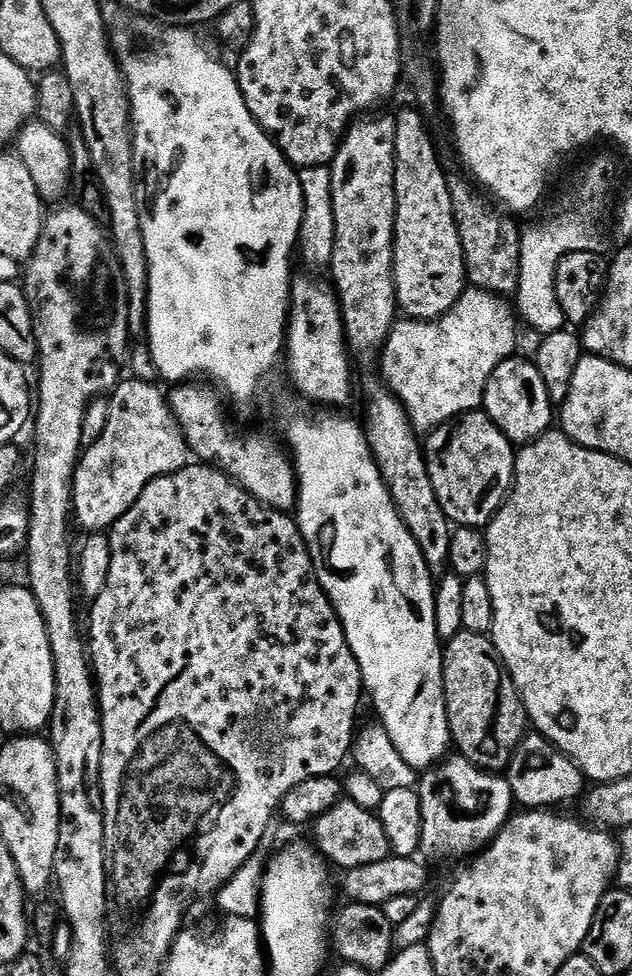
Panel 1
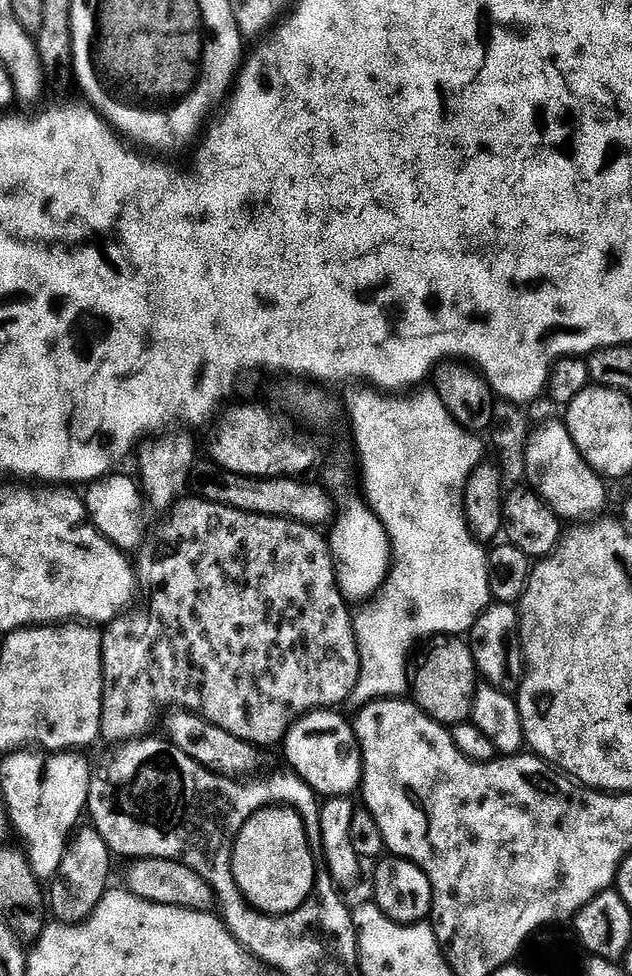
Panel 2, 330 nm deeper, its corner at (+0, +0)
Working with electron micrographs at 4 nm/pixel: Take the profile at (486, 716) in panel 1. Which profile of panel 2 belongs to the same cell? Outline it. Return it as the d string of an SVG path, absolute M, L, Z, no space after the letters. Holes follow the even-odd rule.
M441 634L431 637L419 649L419 652L420 657L417 660L415 657L414 675L410 680L411 695L416 695L413 696L414 703L431 720L436 720L445 726L465 723L472 715L472 707L475 704L475 696L478 689L476 663L467 639Z

